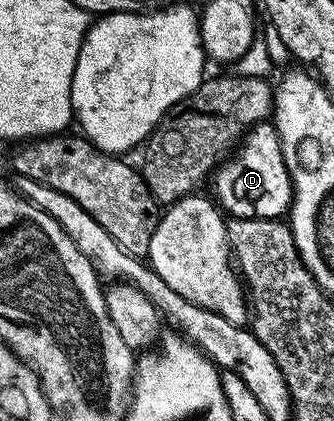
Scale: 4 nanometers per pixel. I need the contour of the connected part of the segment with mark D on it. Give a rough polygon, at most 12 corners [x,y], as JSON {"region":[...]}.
{"region":[[273,123],[215,171],[213,199],[239,220],[285,217],[294,184]]}

